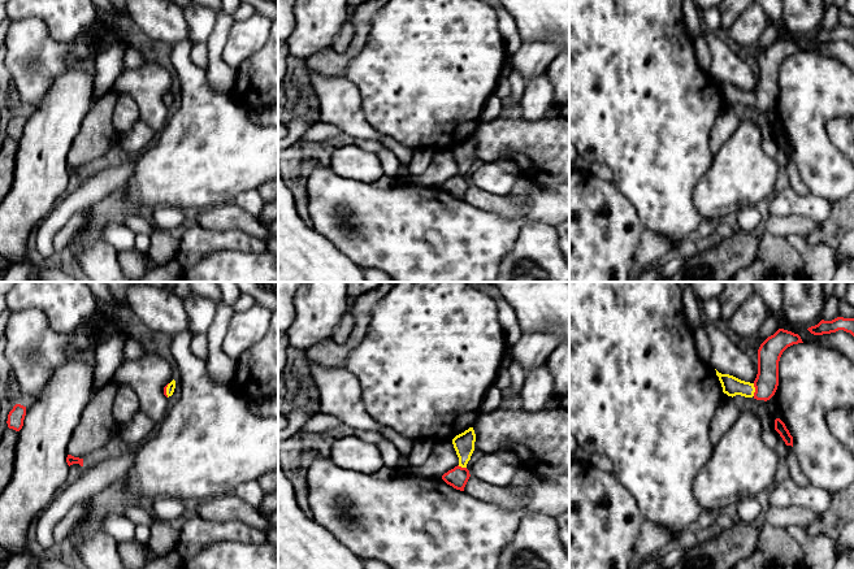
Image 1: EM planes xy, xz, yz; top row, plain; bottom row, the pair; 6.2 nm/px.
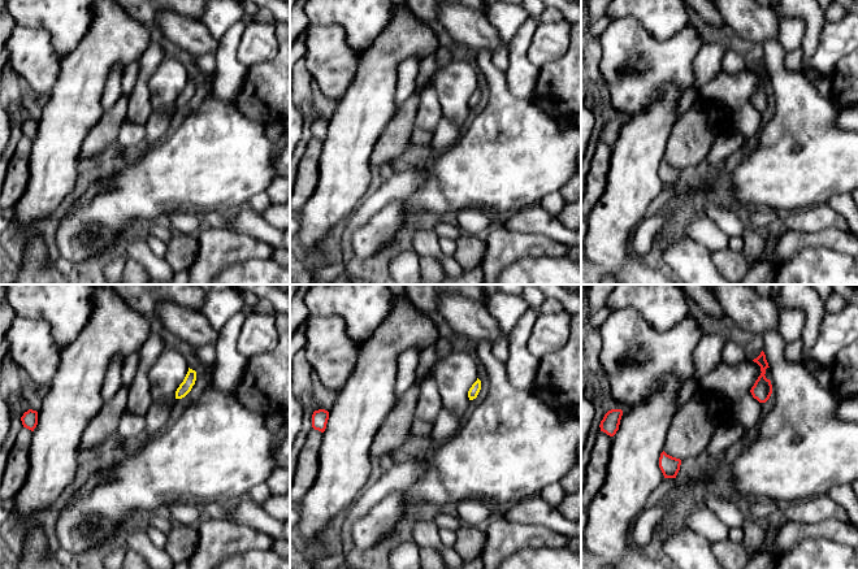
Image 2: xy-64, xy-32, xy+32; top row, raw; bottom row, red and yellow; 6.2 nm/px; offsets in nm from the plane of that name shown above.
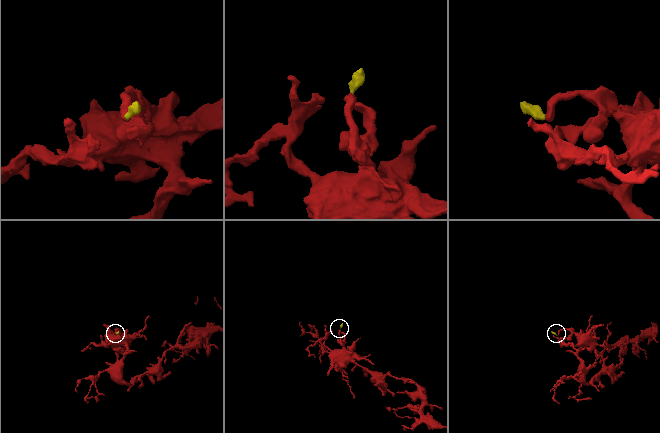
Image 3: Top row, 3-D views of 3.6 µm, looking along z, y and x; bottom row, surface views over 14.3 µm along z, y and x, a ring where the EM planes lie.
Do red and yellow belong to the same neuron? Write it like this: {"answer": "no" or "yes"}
{"answer": "yes"}

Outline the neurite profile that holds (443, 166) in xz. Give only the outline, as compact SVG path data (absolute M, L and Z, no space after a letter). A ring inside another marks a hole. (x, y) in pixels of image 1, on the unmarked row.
M435 149L432 162L422 174L398 179L398 183L408 183L413 186L437 186L442 187L445 182L459 174L459 166L454 157L452 149Z

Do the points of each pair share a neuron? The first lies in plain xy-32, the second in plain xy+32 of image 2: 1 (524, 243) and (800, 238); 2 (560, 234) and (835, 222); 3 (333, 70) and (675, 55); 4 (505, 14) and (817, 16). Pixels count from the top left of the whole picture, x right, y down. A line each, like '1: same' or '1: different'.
1: same
2: same
3: same
4: different

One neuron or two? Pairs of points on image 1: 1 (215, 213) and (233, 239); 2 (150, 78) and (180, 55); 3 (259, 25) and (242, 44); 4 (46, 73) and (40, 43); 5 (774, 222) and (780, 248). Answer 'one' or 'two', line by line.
1: two
2: two
3: one
4: one
5: two

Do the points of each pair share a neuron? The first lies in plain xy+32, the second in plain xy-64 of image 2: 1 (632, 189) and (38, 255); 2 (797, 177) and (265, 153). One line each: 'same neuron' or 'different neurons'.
1: different neurons
2: same neuron

